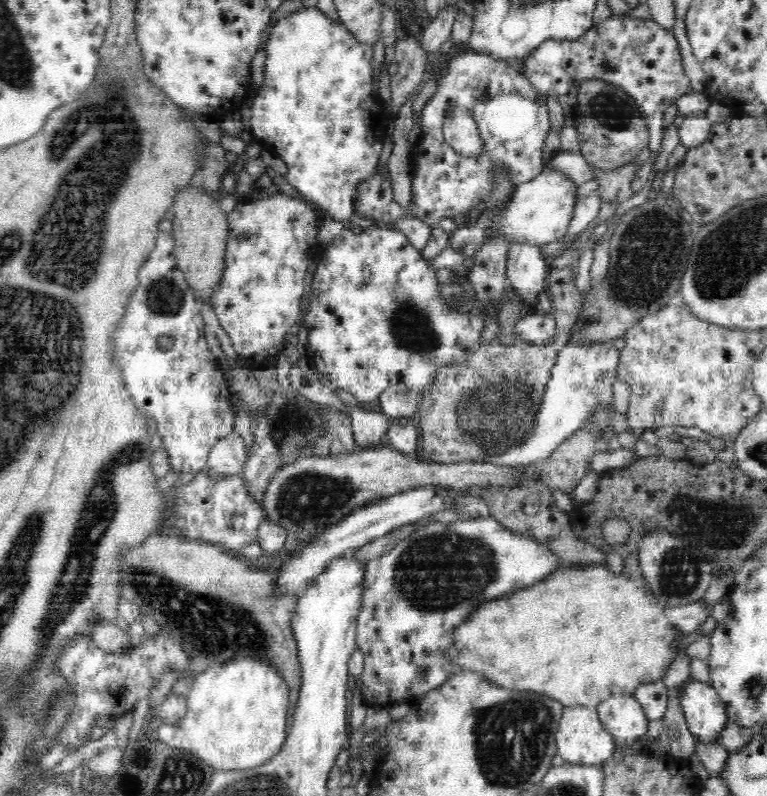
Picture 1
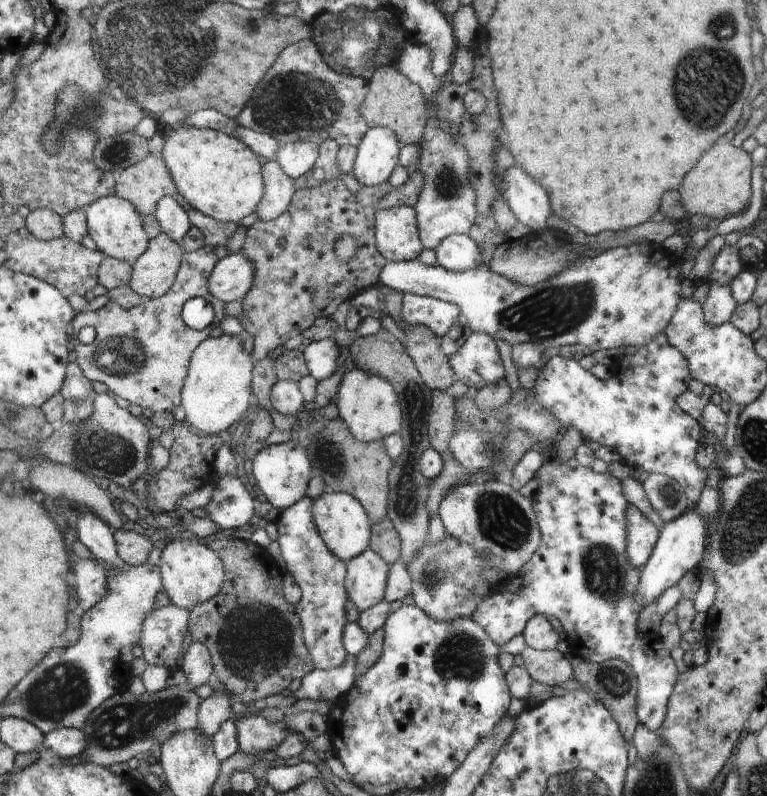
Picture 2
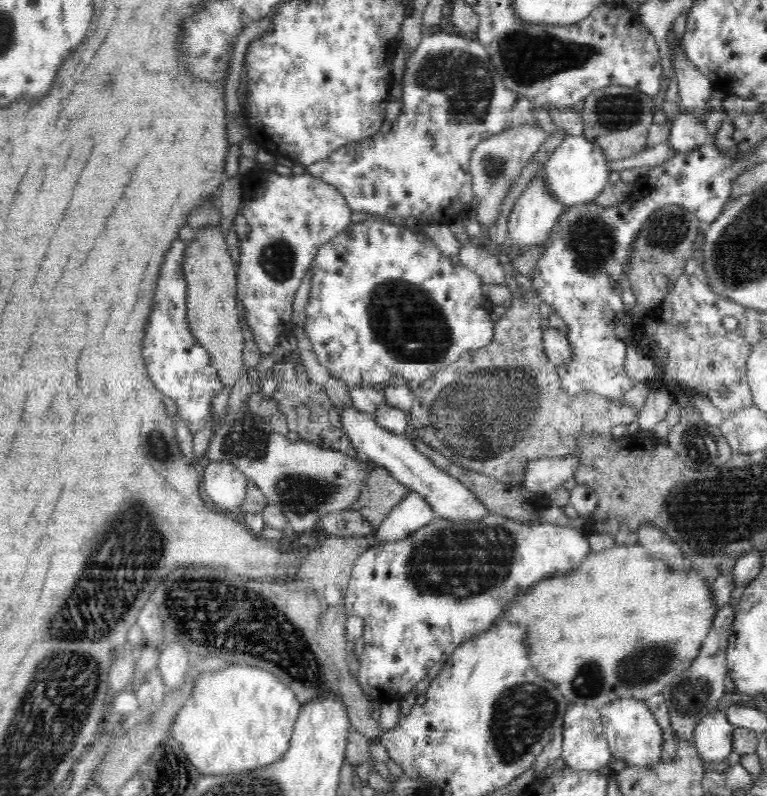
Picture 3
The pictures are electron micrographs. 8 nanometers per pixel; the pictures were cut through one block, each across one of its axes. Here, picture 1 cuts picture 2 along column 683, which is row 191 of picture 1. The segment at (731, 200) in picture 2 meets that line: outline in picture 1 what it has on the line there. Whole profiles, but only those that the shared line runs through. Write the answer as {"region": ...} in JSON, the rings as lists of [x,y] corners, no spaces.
{"region":[[[190,186],[180,190],[171,211],[174,214],[171,235],[174,237],[179,269],[184,273],[194,297],[210,302],[210,296],[216,294],[216,286],[220,285],[224,274],[224,254],[229,232],[227,215],[212,194]]]}

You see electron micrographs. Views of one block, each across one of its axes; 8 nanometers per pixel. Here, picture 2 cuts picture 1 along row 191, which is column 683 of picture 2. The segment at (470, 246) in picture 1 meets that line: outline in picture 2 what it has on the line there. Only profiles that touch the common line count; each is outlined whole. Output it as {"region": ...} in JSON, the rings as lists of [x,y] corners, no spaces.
{"region":[[[689,508],[682,516],[678,516],[670,522],[666,522],[659,532],[659,540],[655,544],[651,558],[647,564],[640,568],[640,586],[636,597],[644,606],[650,602],[656,602],[668,588],[678,584],[680,579],[688,572],[698,567],[704,556],[704,538],[706,538],[706,526],[704,518],[696,512],[695,508]]]}

